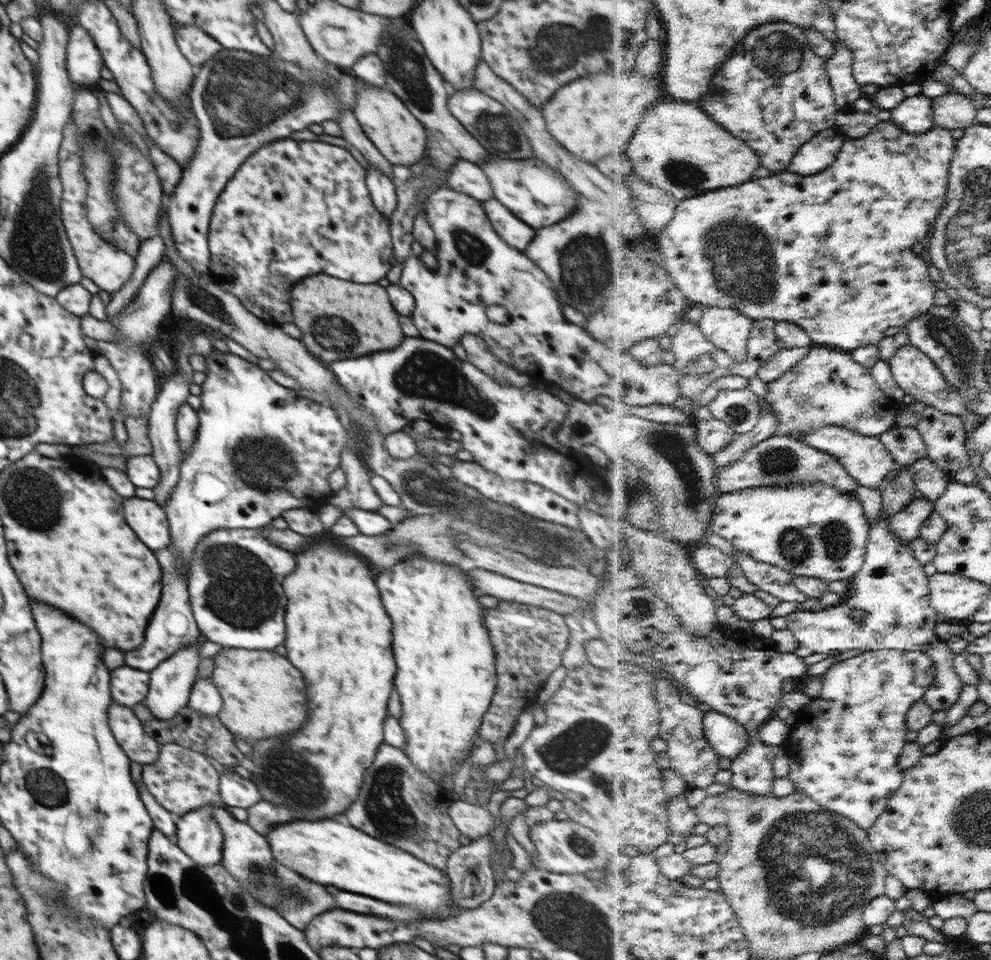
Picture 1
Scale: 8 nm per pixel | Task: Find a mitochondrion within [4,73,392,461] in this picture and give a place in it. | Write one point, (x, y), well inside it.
(36, 247)

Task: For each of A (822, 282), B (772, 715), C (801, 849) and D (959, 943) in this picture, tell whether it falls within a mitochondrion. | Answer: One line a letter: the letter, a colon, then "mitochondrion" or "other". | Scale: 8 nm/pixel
A: other
B: other
C: mitochondrion
D: other

